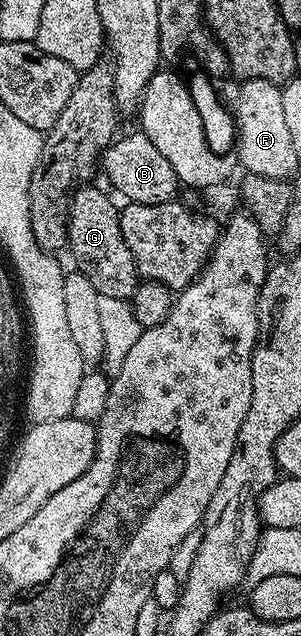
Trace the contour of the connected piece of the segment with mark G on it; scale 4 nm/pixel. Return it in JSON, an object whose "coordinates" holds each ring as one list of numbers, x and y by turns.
{"coordinates":[[86,184,73,191,69,200,69,222,67,250,73,253,77,261,76,269,95,284,95,288,103,296,115,296,126,300,133,297,139,281,137,265,131,256,131,248,127,248,127,240,123,240,121,231,121,216,118,203,113,203,101,190,96,190,96,185]]}

